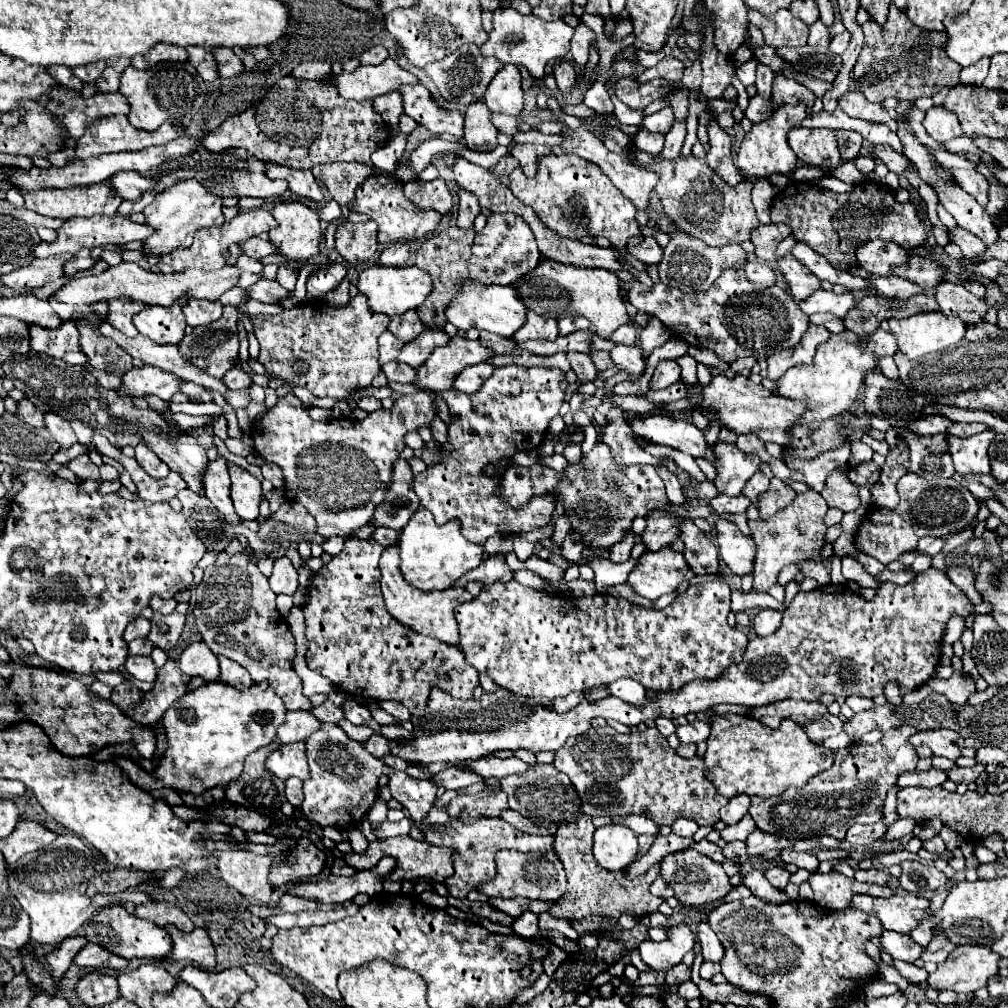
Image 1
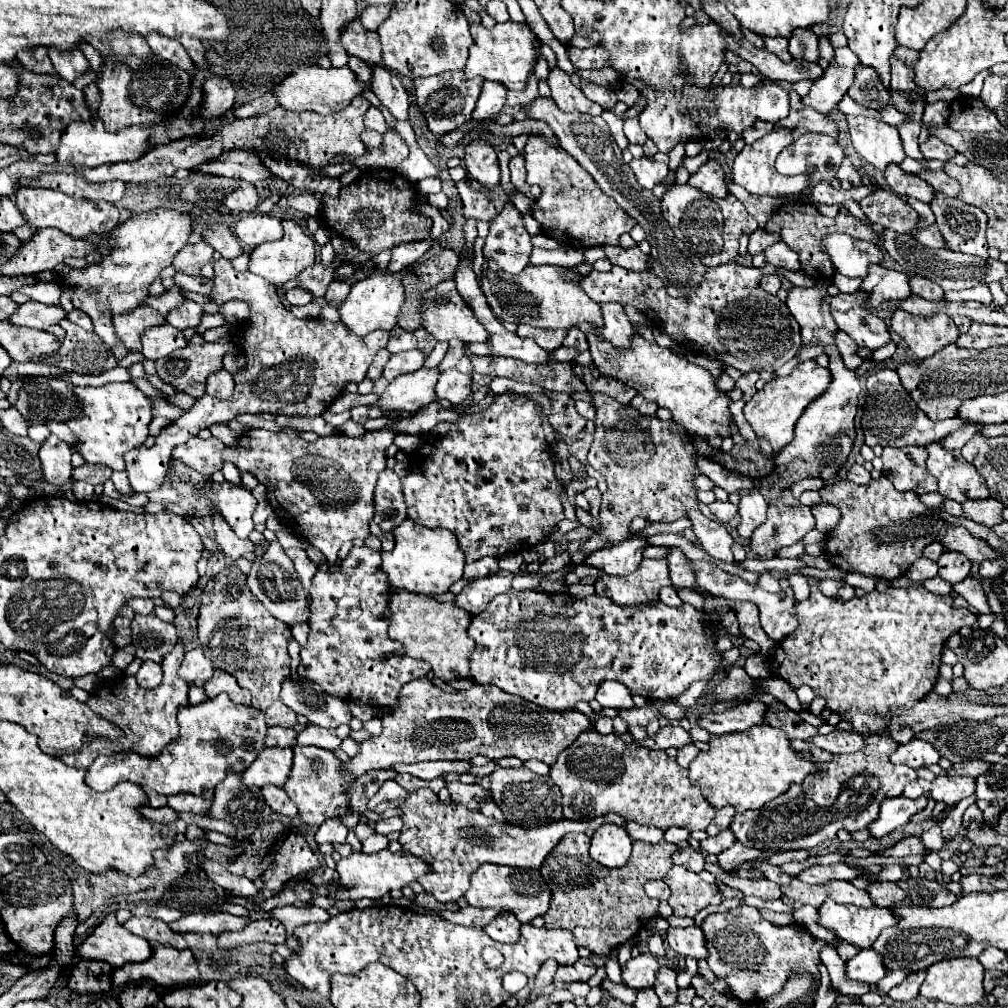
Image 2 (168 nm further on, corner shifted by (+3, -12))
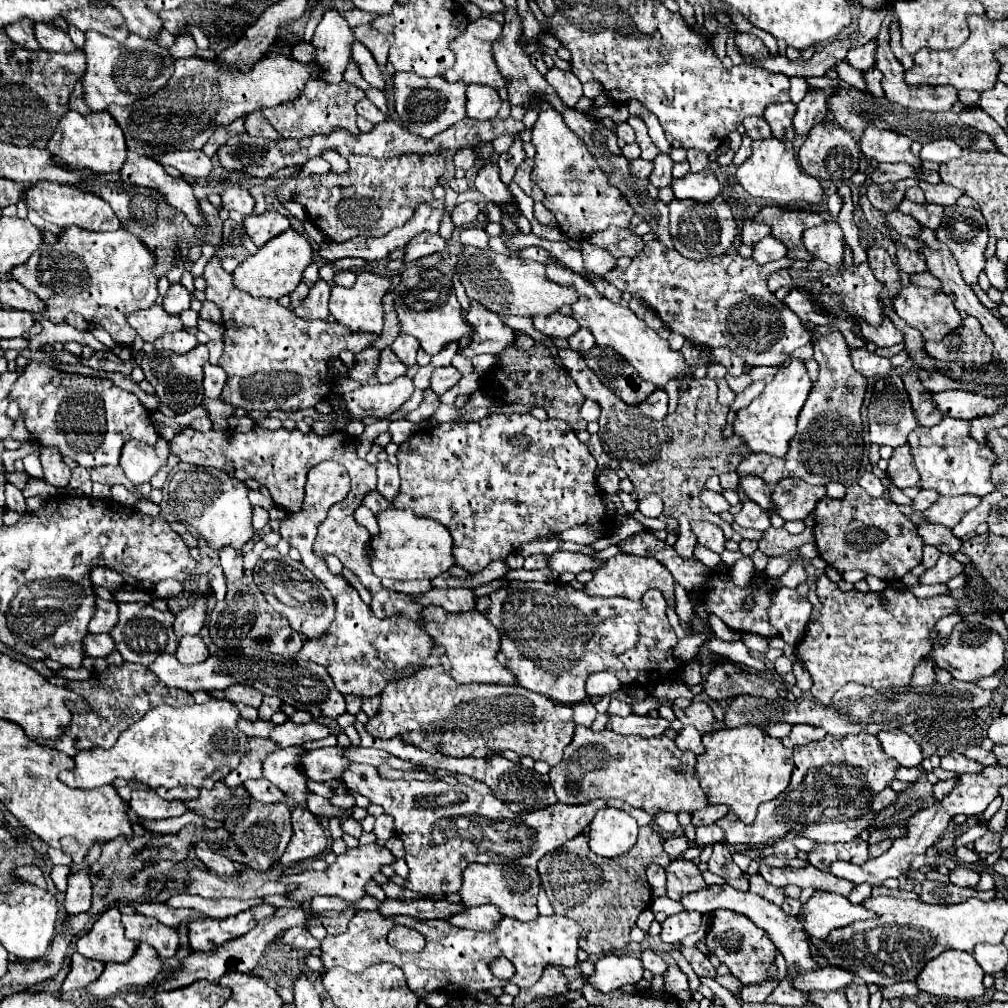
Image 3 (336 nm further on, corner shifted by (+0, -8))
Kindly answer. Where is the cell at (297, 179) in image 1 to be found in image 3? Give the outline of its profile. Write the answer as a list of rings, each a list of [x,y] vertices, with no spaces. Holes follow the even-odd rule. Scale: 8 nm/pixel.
[[[174,151],[156,157],[158,163],[178,169],[184,177],[208,177],[212,173],[212,159],[204,151]]]

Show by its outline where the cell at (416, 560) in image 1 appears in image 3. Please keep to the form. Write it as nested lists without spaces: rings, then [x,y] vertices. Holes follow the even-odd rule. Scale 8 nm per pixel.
[[[394,507],[378,513],[376,519],[380,525],[380,537],[372,539],[372,571],[376,577],[400,581],[436,579],[440,573],[446,573],[456,565],[456,561],[452,559],[452,533],[436,519],[416,517],[412,511],[400,511]]]

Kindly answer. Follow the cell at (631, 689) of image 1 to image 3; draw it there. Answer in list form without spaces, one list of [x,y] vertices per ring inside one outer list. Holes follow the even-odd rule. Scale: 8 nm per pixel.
[[[592,673],[586,681],[586,691],[588,695],[598,695],[598,697],[614,697],[618,691],[622,691],[622,681],[616,679],[612,673]]]

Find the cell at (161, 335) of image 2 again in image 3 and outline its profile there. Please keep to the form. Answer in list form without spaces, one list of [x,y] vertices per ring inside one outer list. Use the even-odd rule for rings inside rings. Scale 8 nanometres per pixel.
[[[184,329],[182,331],[174,331],[174,333],[164,333],[160,339],[154,341],[154,349],[158,349],[158,351],[168,349],[168,351],[174,351],[178,355],[190,351],[196,345],[198,345],[196,335],[190,333],[190,331],[184,331]]]

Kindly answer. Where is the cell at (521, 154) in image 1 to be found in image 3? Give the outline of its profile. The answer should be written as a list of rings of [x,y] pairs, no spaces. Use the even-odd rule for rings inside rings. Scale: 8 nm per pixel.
[[[524,159],[524,161],[520,163],[516,175],[514,175],[514,183],[516,183],[526,195],[530,195],[530,197],[534,197],[534,199],[536,199],[536,193],[538,193],[538,199],[536,199],[536,201],[542,201],[542,199],[540,199],[542,191],[540,191],[540,189],[532,183],[532,179],[530,179],[532,167],[534,167],[534,161],[532,161],[532,159]]]

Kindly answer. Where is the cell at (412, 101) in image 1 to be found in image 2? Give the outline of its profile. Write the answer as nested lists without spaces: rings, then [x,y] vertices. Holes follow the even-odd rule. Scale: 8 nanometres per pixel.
[[[373,65],[373,75],[369,81],[369,89],[379,97],[379,101],[391,111],[395,119],[407,119],[409,109],[409,97],[399,77],[391,75],[389,69]]]

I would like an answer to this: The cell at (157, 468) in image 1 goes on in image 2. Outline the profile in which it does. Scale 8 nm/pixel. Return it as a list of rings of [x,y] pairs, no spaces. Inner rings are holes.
[[[227,259],[213,261],[213,271],[213,289],[209,293],[213,303],[223,303],[225,299],[243,299],[249,303],[247,321],[241,321],[231,333],[231,341],[243,351],[247,365],[233,375],[235,391],[229,399],[203,395],[195,401],[191,411],[183,413],[157,435],[153,447],[139,447],[125,453],[125,471],[137,493],[159,489],[169,469],[173,447],[185,443],[213,423],[231,421],[241,413],[271,413],[289,417],[321,415],[345,389],[347,381],[359,383],[365,379],[375,353],[387,347],[387,333],[383,331],[357,337],[343,323],[331,323],[323,317],[297,319],[279,303],[275,287],[269,287],[265,279],[253,273],[235,271]]]

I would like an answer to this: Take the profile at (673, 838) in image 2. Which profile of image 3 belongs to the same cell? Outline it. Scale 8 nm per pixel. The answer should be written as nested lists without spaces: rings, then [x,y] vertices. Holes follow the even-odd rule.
[[[662,813],[662,815],[656,815],[656,825],[660,825],[664,831],[668,833],[674,833],[680,823],[678,823],[678,815],[676,813]]]

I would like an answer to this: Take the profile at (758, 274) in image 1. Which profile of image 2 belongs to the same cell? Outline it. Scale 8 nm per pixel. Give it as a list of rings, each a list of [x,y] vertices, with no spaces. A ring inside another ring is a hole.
[[[765,275],[761,279],[761,289],[767,293],[777,293],[781,289],[781,279],[779,275]]]

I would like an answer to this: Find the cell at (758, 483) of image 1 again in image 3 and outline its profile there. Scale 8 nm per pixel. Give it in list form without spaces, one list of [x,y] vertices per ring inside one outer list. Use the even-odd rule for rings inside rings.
[[[750,499],[744,501],[744,507],[738,515],[734,515],[734,523],[738,523],[740,527],[748,527],[748,529],[760,529],[760,531],[766,531],[770,529],[770,519],[768,519],[768,513],[758,505],[758,503],[752,503]]]

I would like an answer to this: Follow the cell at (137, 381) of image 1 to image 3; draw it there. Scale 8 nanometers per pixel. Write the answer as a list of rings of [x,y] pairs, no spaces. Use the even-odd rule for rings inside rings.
[[[34,363],[20,373],[18,381],[12,385],[8,399],[16,399],[20,403],[20,409],[26,413],[26,427],[32,433],[32,439],[44,447],[58,447],[66,457],[72,457],[82,467],[98,467],[98,465],[118,465],[120,463],[120,451],[124,443],[136,439],[144,443],[156,443],[158,433],[154,429],[154,423],[150,419],[148,409],[142,405],[142,401],[120,387],[116,387],[108,377],[90,377],[86,385],[80,385],[80,373],[74,371],[62,371],[56,367],[48,367],[44,363]]]

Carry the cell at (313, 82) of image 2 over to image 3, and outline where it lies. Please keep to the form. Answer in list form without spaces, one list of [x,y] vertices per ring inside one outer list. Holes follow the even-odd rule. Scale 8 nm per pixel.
[[[278,53],[264,55],[248,75],[238,73],[234,67],[216,69],[214,63],[198,57],[178,59],[176,71],[164,89],[126,107],[110,105],[108,111],[118,119],[130,151],[148,155],[148,151],[202,149],[212,135],[212,125],[230,125],[236,117],[248,115],[254,109],[290,103],[304,93],[308,81],[318,81],[322,73],[316,63],[300,63]]]

